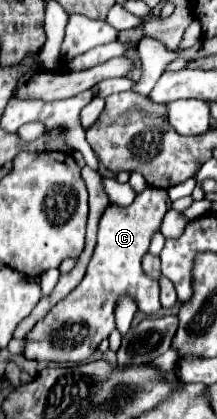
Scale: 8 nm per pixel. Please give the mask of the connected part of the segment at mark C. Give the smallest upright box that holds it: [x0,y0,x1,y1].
[23,188,167,362]

